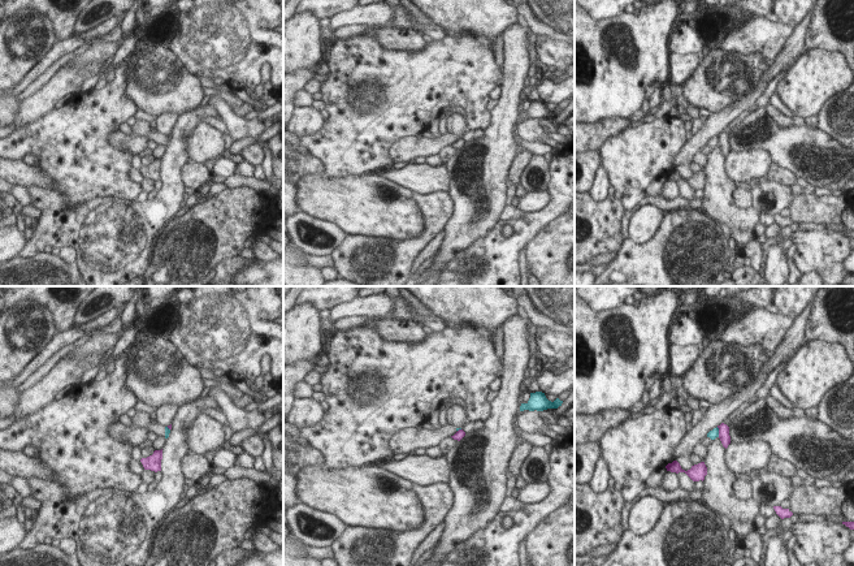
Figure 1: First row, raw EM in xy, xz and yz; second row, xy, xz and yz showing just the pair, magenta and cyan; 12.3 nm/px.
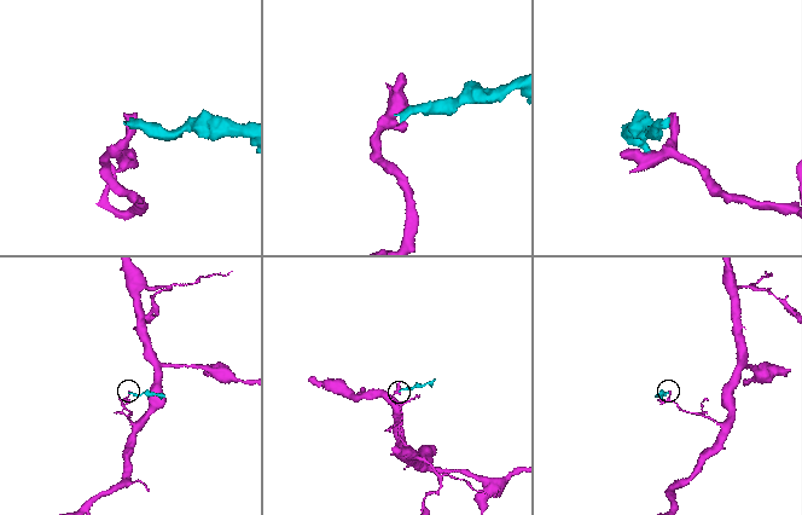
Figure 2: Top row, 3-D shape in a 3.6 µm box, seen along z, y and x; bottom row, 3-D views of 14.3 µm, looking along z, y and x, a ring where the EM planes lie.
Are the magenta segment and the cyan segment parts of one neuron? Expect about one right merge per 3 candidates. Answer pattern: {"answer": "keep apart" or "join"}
{"answer": "keep apart"}

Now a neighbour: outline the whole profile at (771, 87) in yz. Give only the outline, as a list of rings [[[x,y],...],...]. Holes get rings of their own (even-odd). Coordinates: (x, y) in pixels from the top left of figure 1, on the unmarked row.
[[[805,46],[796,56],[790,59],[790,61],[786,64],[786,66],[776,74],[773,78],[771,78],[763,91],[763,95],[757,99],[755,105],[760,108],[766,108],[770,104],[771,96],[777,91],[779,83],[785,78],[788,72],[793,68],[793,64],[798,60],[799,56],[802,56],[805,52],[810,51],[807,46]]]

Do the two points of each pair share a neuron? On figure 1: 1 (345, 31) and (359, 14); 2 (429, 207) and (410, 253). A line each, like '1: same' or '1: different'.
1: different
2: same

